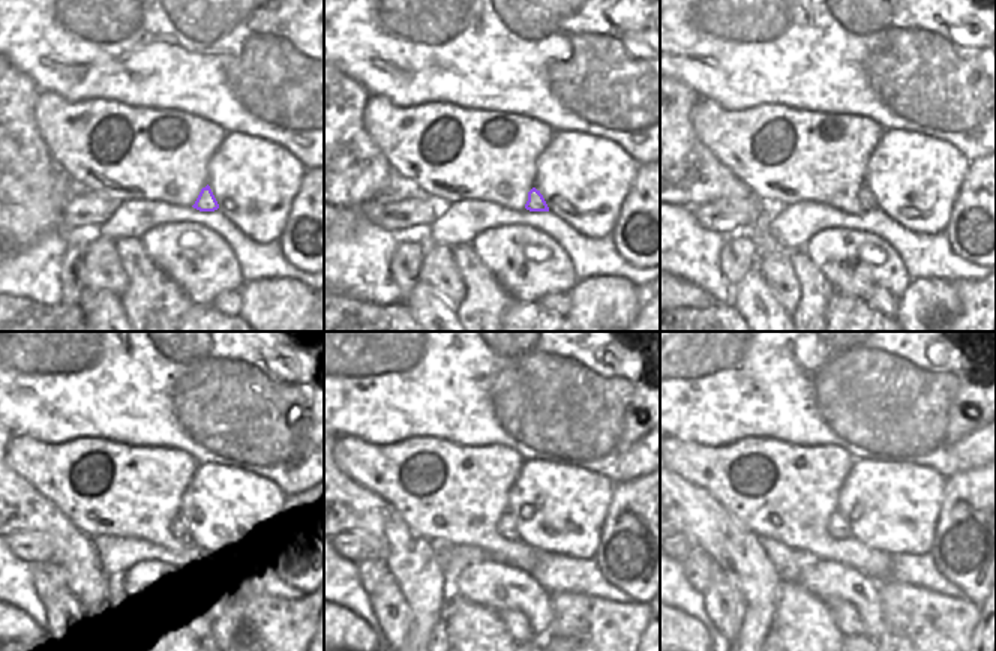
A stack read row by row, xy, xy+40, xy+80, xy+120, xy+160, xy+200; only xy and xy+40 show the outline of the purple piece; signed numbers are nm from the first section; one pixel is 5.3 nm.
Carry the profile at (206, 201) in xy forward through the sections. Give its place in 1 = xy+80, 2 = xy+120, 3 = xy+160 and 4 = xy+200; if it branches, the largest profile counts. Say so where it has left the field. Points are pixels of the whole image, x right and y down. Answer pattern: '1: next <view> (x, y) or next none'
1: next xy+80 (866, 197)
2: next xy+120 (179, 530)
3: next xy+160 (507, 528)
4: next xy+200 (839, 528)

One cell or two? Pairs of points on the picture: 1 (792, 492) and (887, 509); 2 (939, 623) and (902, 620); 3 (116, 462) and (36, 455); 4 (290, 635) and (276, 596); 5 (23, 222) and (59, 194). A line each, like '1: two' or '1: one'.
1: two
2: one
3: one
4: two
5: one

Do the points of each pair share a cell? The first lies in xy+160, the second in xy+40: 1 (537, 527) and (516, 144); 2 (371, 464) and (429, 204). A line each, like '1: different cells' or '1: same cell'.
1: different cells
2: different cells

